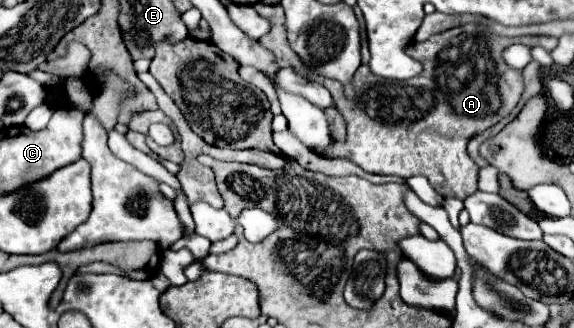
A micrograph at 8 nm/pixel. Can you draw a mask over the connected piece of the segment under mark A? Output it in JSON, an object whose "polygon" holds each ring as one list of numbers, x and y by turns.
{"polygon":[[468,23,460,25,442,33,432,35,430,39,422,43,410,43,406,47,406,53,412,55,412,59,420,61,424,65,422,75,412,77,408,81,408,111,400,111,400,115,388,115,388,111,368,111,368,107,352,107,345,94,340,99,334,99,334,107,340,112,346,123,346,139,338,143,338,155,348,157,356,165,360,165,368,173,380,173,380,175,398,175,398,177,414,177,424,175,440,191,442,197,458,197,466,199,468,195,478,191,478,165,470,159,466,145,472,137,486,131,488,127,496,125,504,117,510,115,510,111,518,105,524,81,522,71,516,71,508,67,502,59,502,51,514,43,524,45,542,45,548,51,552,51,558,45,558,39,554,37,498,37,490,33,484,25]]}

